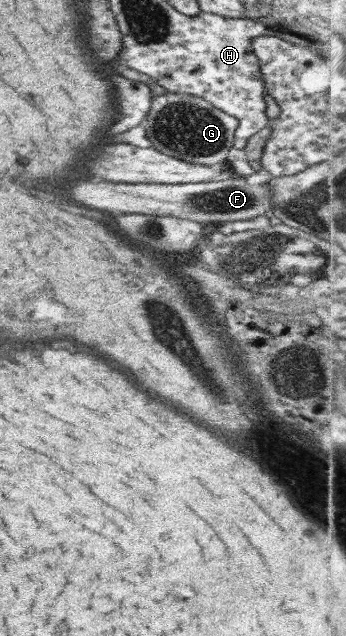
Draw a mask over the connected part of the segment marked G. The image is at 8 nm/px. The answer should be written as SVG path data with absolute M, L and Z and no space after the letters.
M175 92L153 96L146 116L146 136L153 148L187 163L212 166L226 162L229 149L234 147L238 119L202 97Z

